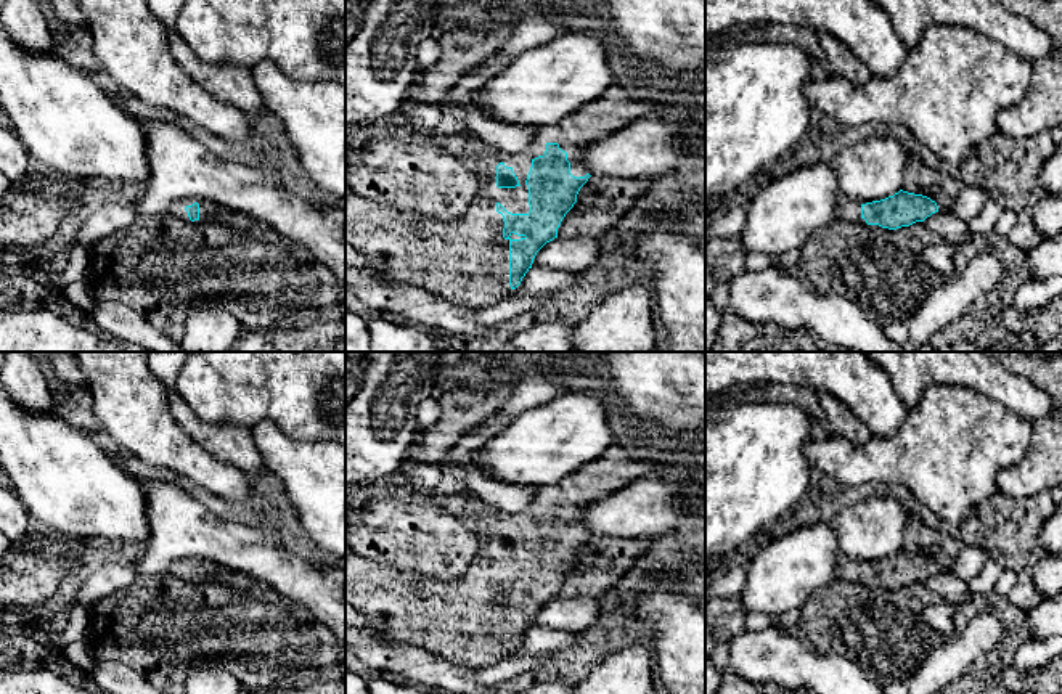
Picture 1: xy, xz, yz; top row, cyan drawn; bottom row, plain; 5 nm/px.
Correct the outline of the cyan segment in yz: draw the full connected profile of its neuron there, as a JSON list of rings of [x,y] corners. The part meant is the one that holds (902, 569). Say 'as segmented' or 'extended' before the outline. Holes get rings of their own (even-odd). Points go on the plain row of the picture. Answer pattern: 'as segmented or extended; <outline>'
extended; [[[903,549],[893,556],[872,562],[850,559],[840,551],[835,557],[835,578],[879,585],[888,590],[924,582],[935,572],[938,572],[935,561],[927,556],[908,553]]]

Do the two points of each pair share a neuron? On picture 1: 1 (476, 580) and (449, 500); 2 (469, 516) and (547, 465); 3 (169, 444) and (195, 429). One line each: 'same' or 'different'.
1: same
2: different
3: different

